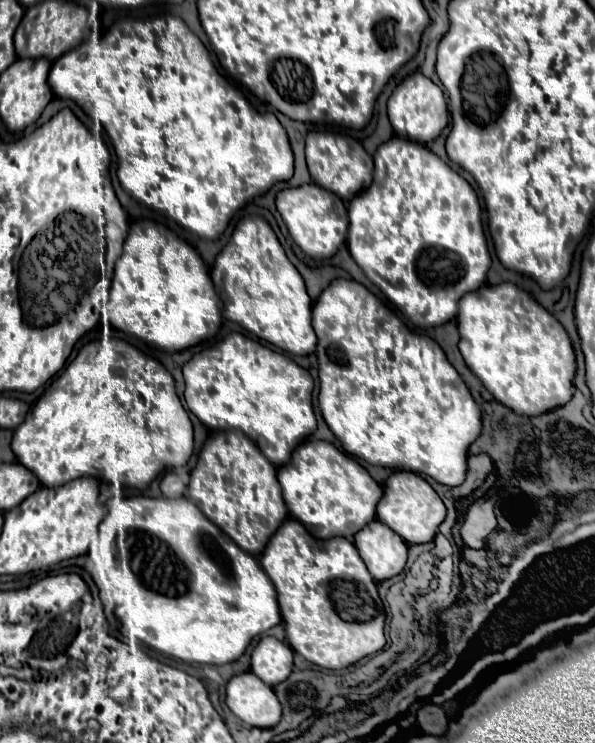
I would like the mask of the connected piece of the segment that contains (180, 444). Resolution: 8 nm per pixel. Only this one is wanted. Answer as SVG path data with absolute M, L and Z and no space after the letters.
M98 338L92 340L88 344L84 344L76 358L72 362L66 364L66 368L50 382L50 386L46 386L46 390L42 392L42 396L32 404L32 408L28 410L24 422L14 430L12 436L12 452L16 454L18 462L22 466L28 466L28 470L32 470L32 474L36 474L36 478L40 478L40 484L44 486L62 486L64 482L70 482L72 478L80 478L80 476L92 476L98 480L106 480L106 482L120 482L132 488L146 488L160 472L164 472L170 466L184 466L188 462L188 458L192 456L194 450L194 438L192 438L192 422L188 418L188 412L184 410L182 402L178 400L176 388L174 388L174 378L172 374L162 366L162 362L158 362L152 356L146 356L144 352L140 352L136 346L132 346L130 342L122 340L122 338Z

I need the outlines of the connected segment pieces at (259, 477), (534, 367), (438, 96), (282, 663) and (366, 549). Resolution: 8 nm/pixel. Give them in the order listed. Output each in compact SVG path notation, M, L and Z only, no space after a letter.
M236 430L216 432L206 440L198 466L190 474L188 496L208 520L220 526L242 550L252 556L258 556L264 550L268 538L288 516L282 488L276 480L276 466L260 454L254 442Z
M512 282L496 286L484 284L476 292L464 294L458 308L458 348L468 368L480 378L484 388L504 406L516 410L516 414L544 414L552 406L562 406L572 398L572 380L576 372L576 358L570 338L562 324L538 304L526 290Z
M422 72L410 74L388 98L388 116L394 132L402 138L416 140L416 142L428 142L440 136L444 126L448 124L448 108L442 90L426 78Z
M264 636L252 650L250 668L262 682L276 686L292 672L292 654L294 652L280 640Z
M372 520L356 532L354 544L374 580L386 580L404 570L408 544L384 522Z

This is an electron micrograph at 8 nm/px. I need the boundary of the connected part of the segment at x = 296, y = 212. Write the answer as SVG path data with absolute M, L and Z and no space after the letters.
M302 184L296 188L284 188L276 196L276 208L280 216L284 218L294 242L312 258L330 258L338 252L338 248L346 242L346 230L348 230L348 216L344 202L332 194L330 190L324 190L322 186Z

